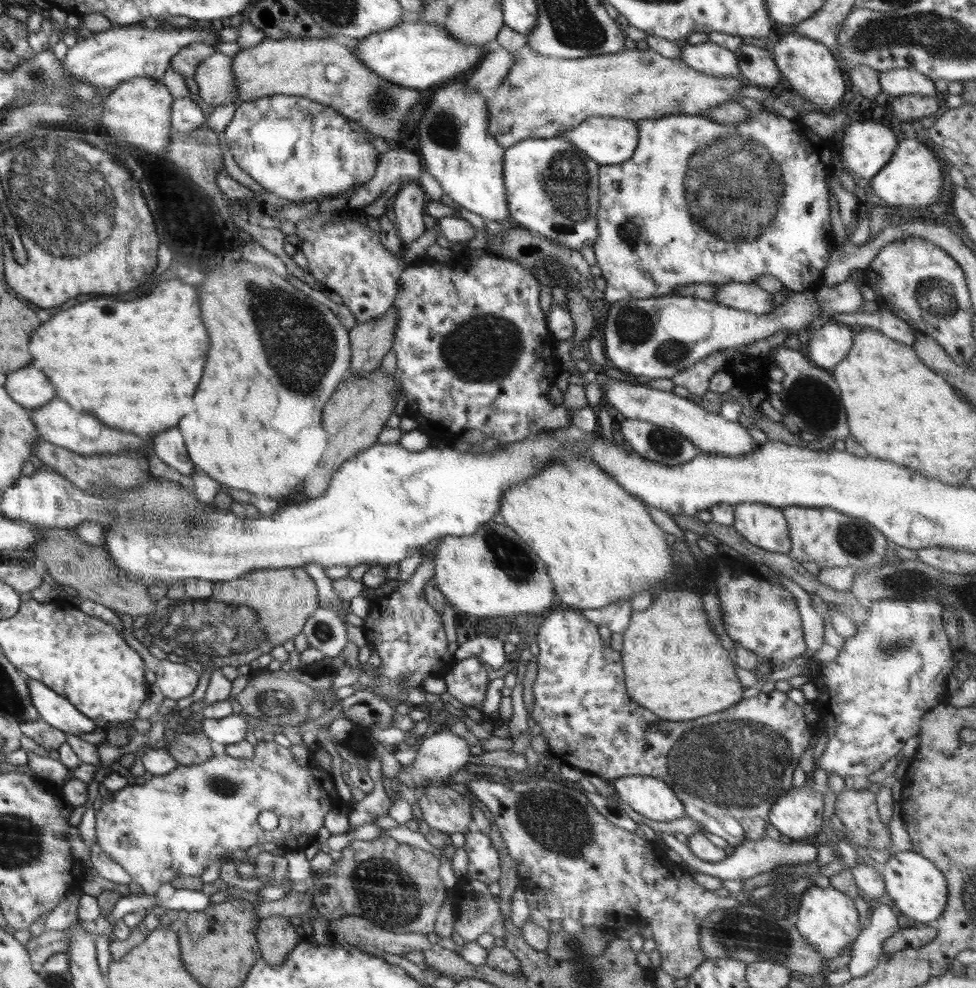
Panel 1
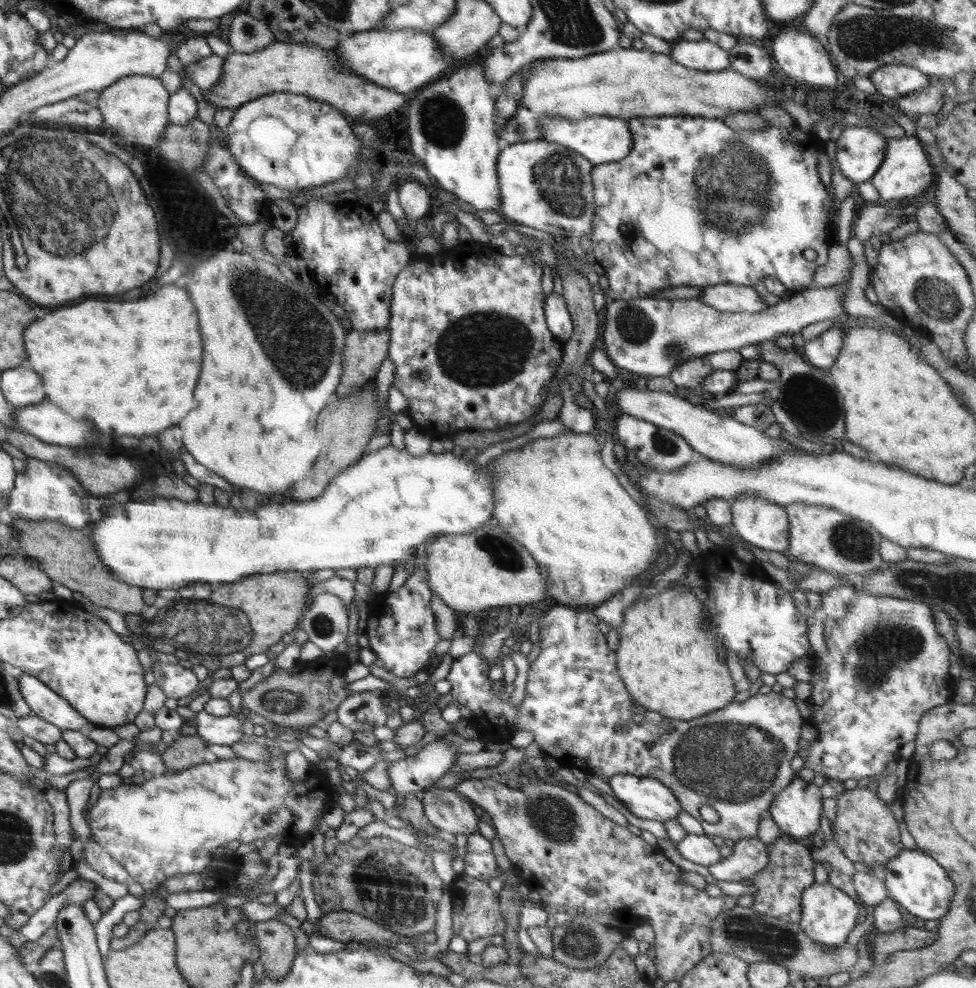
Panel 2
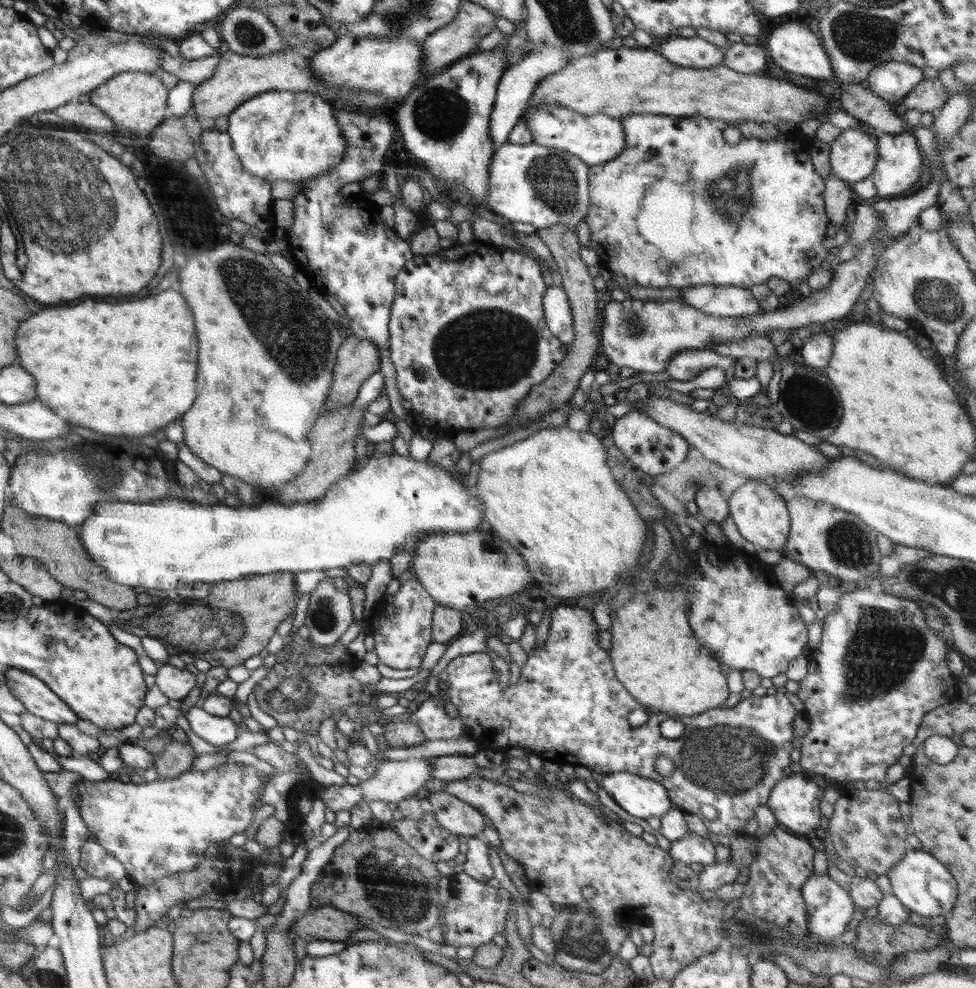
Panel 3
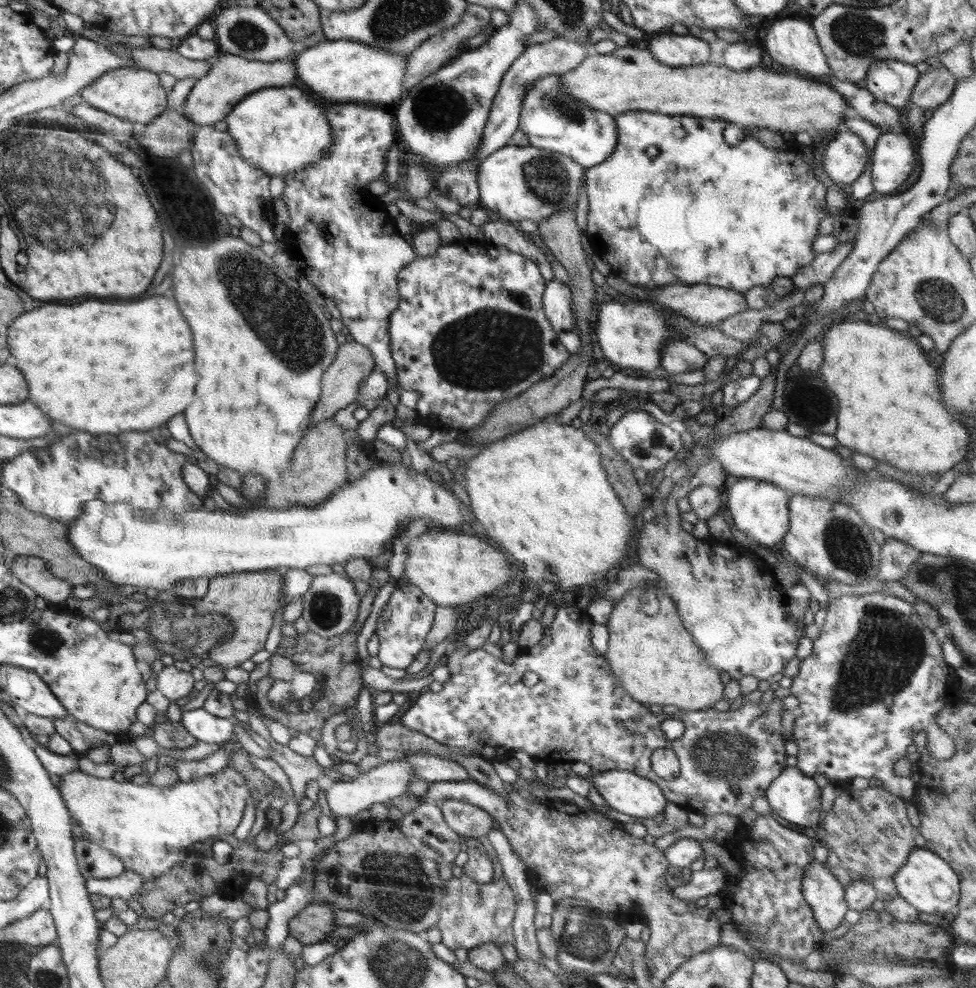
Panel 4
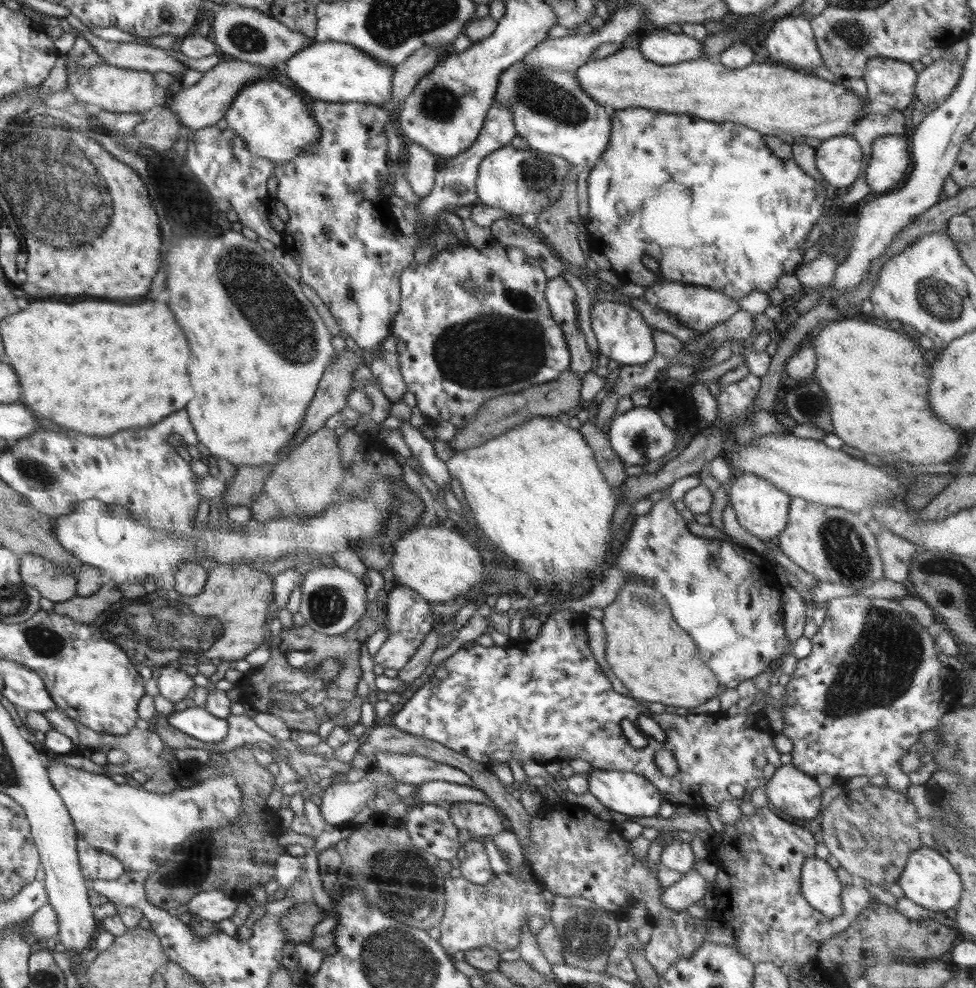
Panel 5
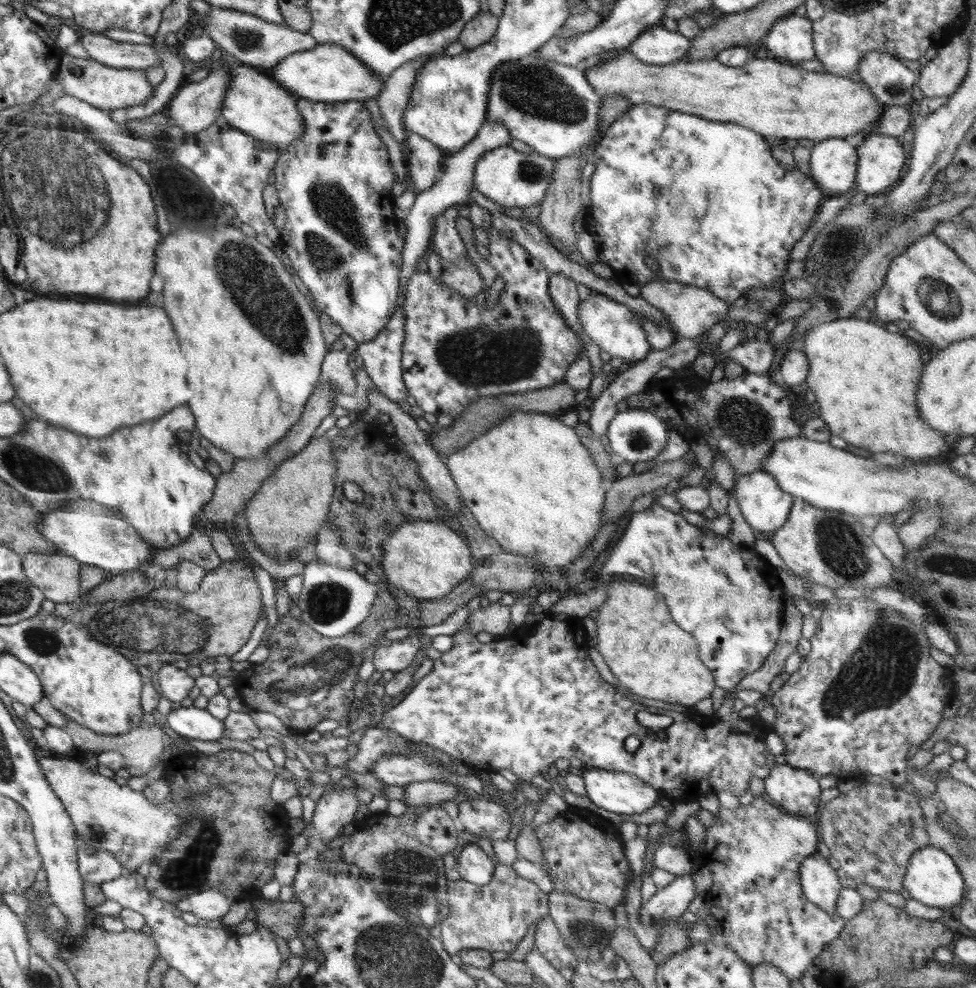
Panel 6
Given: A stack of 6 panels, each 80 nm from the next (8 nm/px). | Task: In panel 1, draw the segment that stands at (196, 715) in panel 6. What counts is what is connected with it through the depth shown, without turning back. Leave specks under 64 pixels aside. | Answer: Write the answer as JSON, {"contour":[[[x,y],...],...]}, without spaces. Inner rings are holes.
{"contour":[[[236,713],[217,719],[205,718],[202,721],[202,732],[212,741],[229,745],[245,738],[248,724],[244,717]]]}

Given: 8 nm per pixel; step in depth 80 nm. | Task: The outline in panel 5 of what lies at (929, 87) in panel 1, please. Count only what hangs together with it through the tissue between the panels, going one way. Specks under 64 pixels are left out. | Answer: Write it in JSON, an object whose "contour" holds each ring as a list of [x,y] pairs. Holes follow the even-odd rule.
{"contour":[[[870,57],[861,77],[866,82],[870,101],[885,102],[894,109],[904,110],[915,103],[915,88],[918,73],[911,63],[906,61],[886,57]]]}

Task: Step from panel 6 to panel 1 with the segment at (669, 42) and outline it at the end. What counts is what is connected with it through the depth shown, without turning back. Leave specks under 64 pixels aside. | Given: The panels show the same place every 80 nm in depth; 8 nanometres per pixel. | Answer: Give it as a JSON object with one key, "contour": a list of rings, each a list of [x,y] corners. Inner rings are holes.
{"contour":[[[715,42],[682,43],[679,59],[695,71],[725,77],[741,76],[734,51]]]}

